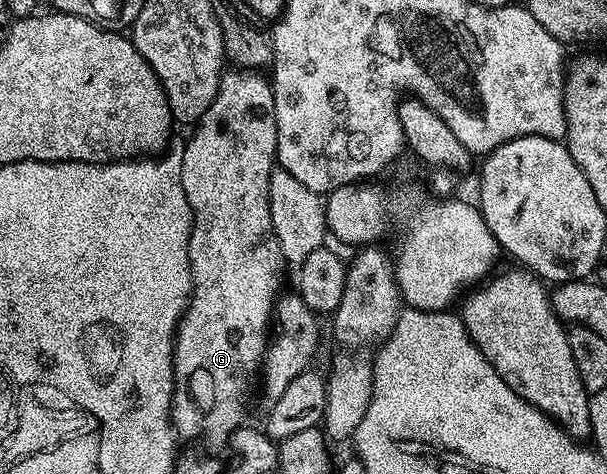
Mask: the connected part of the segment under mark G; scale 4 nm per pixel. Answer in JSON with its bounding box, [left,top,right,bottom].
[170,68,284,440]

